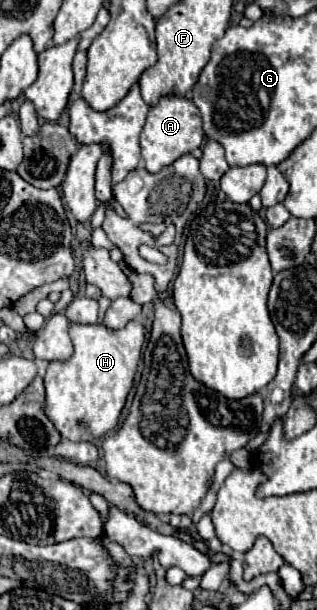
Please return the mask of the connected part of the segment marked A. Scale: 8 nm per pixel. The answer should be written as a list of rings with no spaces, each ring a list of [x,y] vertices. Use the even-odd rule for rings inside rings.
[[[176,95],[160,99],[156,107],[148,111],[144,129],[140,133],[140,147],[142,147],[142,161],[148,173],[158,173],[162,167],[172,165],[178,157],[198,149],[204,141],[204,131],[200,123],[200,113],[190,99],[180,99]]]

